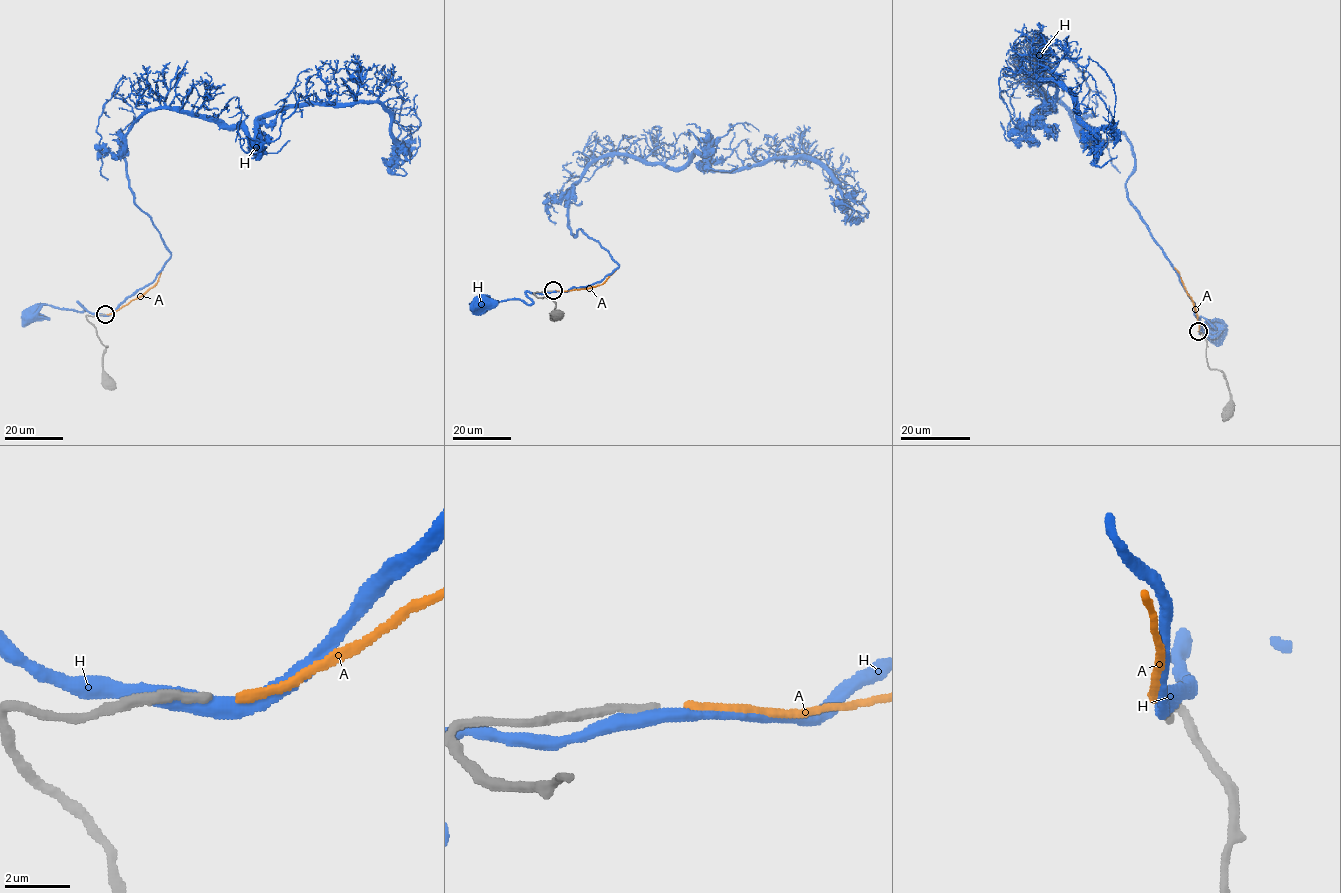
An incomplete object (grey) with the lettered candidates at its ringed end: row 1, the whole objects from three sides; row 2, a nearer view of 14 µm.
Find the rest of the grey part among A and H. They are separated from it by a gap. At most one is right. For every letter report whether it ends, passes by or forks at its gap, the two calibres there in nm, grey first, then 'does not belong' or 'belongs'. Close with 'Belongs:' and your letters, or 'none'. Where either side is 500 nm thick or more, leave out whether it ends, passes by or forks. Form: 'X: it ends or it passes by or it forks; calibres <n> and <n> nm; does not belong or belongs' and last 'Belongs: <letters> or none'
A: it ends; calibres 260 and 240 nm; belongs
H: it passes by; calibres 260 and 480 nm; does not belong
Belongs: A

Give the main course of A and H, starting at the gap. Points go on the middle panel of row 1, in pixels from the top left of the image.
A: (555, 290), (596, 287), (616, 270)
H: (552, 291), (526, 293), (530, 304), (519, 299), (488, 299), (482, 307), (478, 304)

